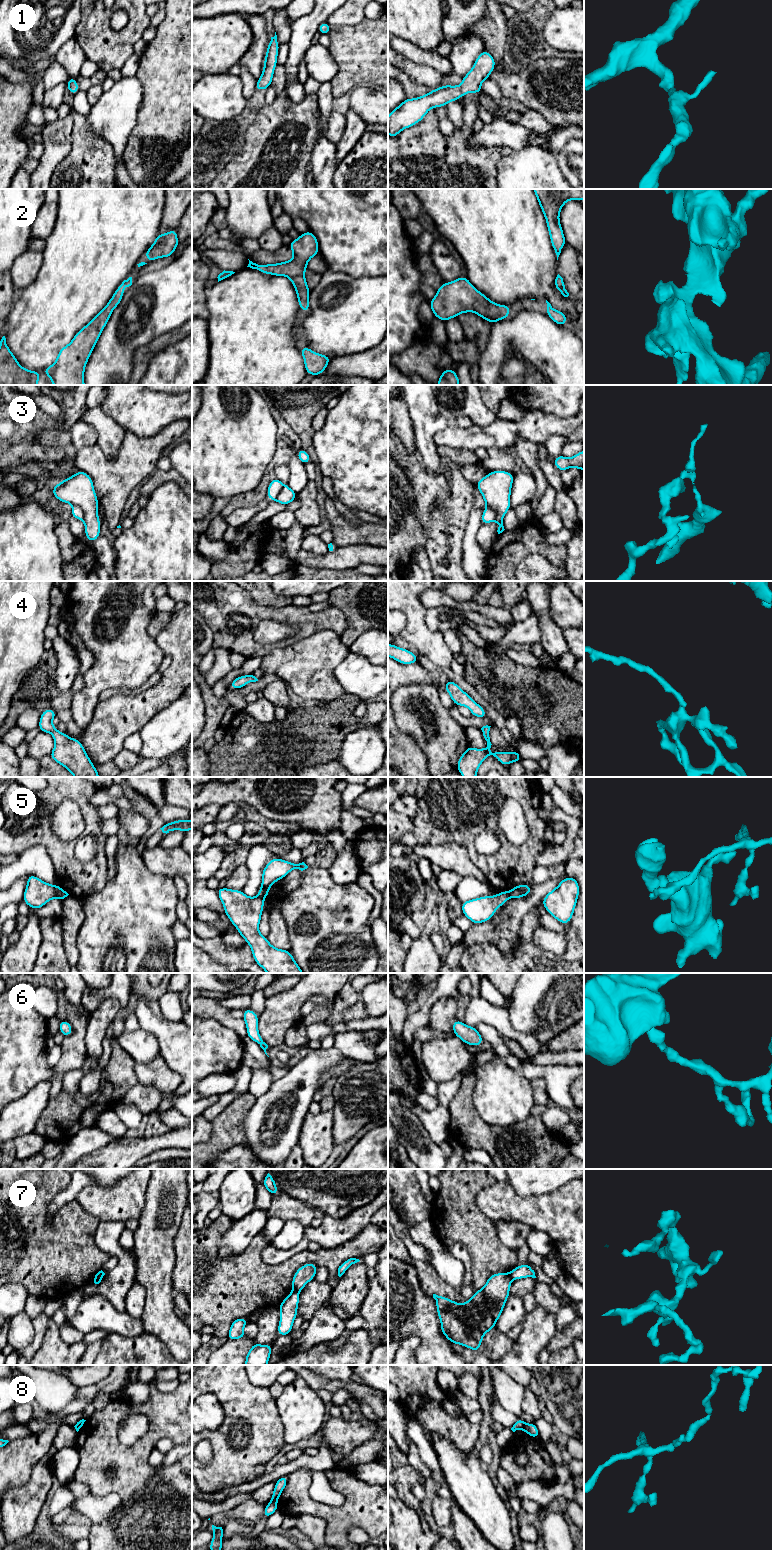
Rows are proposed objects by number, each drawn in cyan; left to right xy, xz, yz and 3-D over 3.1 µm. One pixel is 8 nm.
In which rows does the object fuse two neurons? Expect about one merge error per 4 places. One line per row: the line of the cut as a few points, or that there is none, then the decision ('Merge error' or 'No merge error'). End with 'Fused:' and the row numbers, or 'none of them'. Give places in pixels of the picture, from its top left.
1: No split. No merge error
2: No split. No merge error
3: Split along xy (74, 505), (82, 511), (82, 519). Merge error
4: No split. No merge error
5: Split along xz (258, 896), (263, 898). Merge error
6: No split. No merge error
7: Split along xz (292, 1290), (298, 1292). Merge error
8: Split along xz (271, 1499), (276, 1503). Merge error
Fused: 3, 5, 7, 8

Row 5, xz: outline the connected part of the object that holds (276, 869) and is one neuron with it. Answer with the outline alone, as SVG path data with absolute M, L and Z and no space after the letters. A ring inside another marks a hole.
M272 858L262 871L262 883L258 892L258 897L266 898L269 895L269 889L276 881L283 879L290 871L307 869L308 866L302 862L295 864L279 858Z

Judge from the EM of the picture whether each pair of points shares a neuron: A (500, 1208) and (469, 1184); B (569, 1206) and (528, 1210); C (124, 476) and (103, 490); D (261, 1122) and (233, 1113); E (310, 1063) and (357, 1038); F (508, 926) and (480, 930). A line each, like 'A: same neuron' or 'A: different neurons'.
A: different neurons
B: same neuron
C: same neuron
D: different neurons
E: different neurons
F: same neuron

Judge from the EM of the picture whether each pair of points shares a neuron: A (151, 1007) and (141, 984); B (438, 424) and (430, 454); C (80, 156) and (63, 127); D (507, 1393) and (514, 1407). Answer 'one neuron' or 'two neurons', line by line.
A: two neurons
B: one neuron
C: two neurons
D: one neuron

